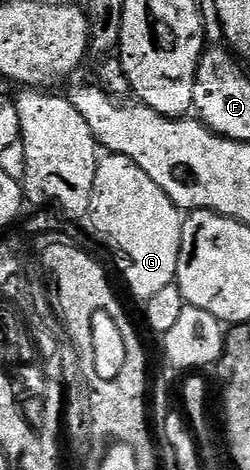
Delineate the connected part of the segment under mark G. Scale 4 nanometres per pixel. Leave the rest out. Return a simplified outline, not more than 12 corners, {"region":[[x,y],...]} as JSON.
{"region":[[134,160],[97,161],[88,218],[134,297],[175,283],[182,211]]}

